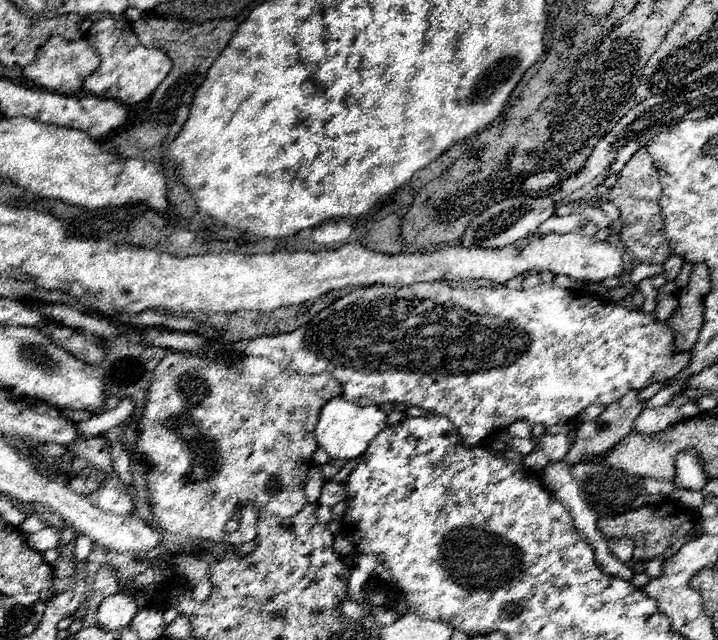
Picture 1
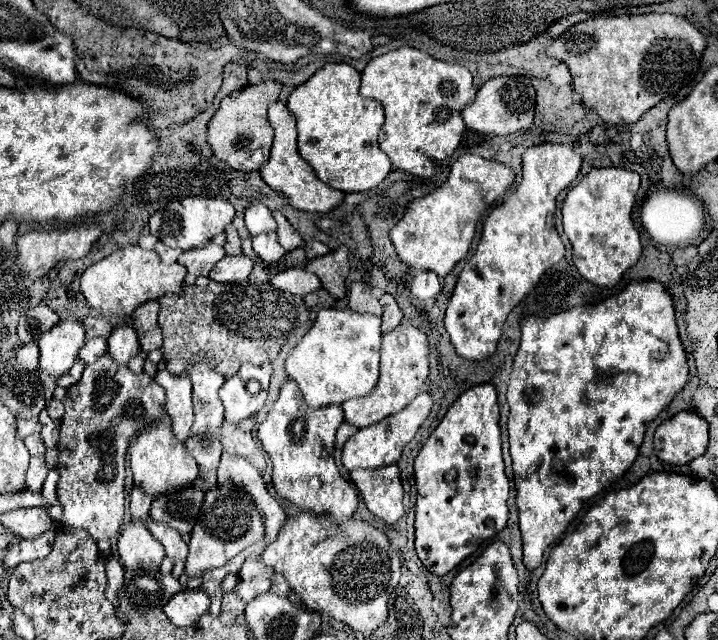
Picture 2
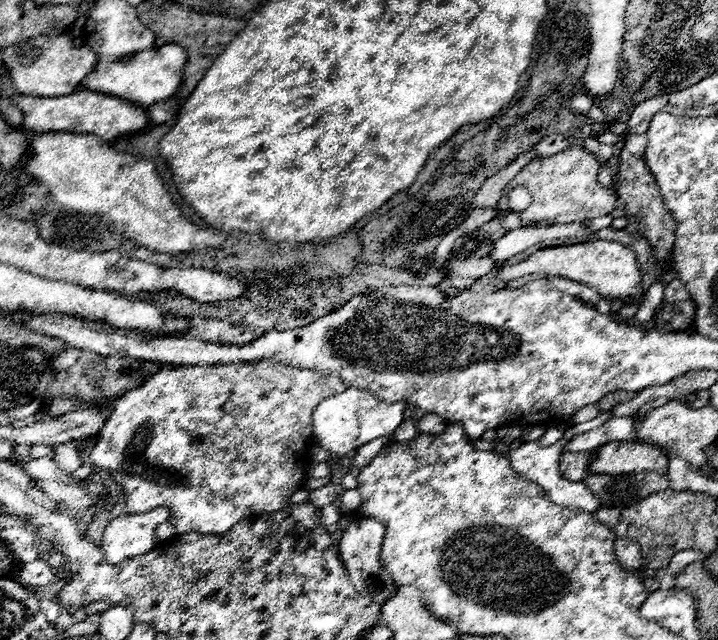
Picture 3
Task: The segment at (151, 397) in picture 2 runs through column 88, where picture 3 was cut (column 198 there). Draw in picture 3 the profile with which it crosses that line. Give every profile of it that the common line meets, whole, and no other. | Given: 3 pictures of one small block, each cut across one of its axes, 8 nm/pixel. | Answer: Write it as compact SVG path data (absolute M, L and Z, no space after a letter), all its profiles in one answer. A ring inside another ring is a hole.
M272 360L234 362L234 364L218 364L218 366L172 366L172 364L164 364L140 388L136 388L134 392L128 392L122 400L116 402L112 416L108 418L104 428L98 432L98 444L90 452L90 462L94 466L106 468L124 486L126 508L130 512L148 512L148 510L164 504L164 506L170 506L168 522L172 524L176 536L182 536L188 532L224 534L232 528L232 524L240 522L246 516L278 512L290 504L292 494L304 486L304 472L308 470L308 466L302 462L308 456L306 442L312 438L310 436L312 434L312 412L324 398L334 396L346 388L348 386L342 384L340 378L322 376L320 372L312 372L312 370L290 368L286 364L278 364Z

